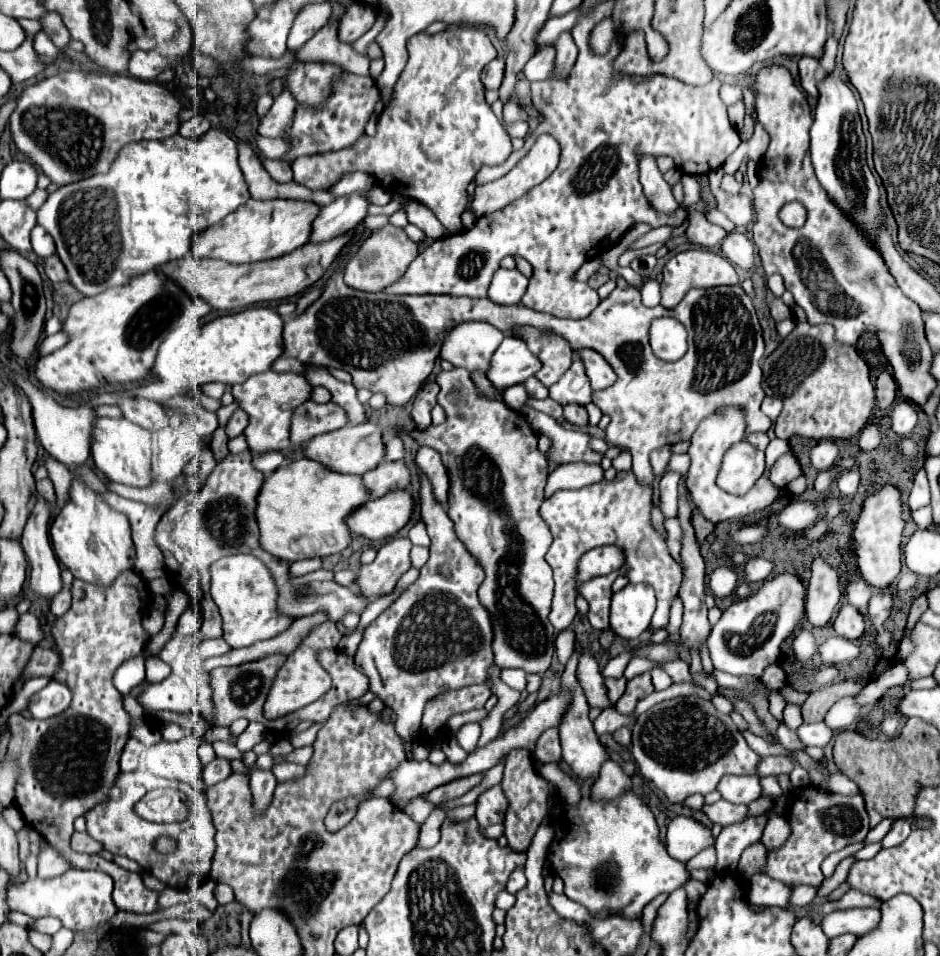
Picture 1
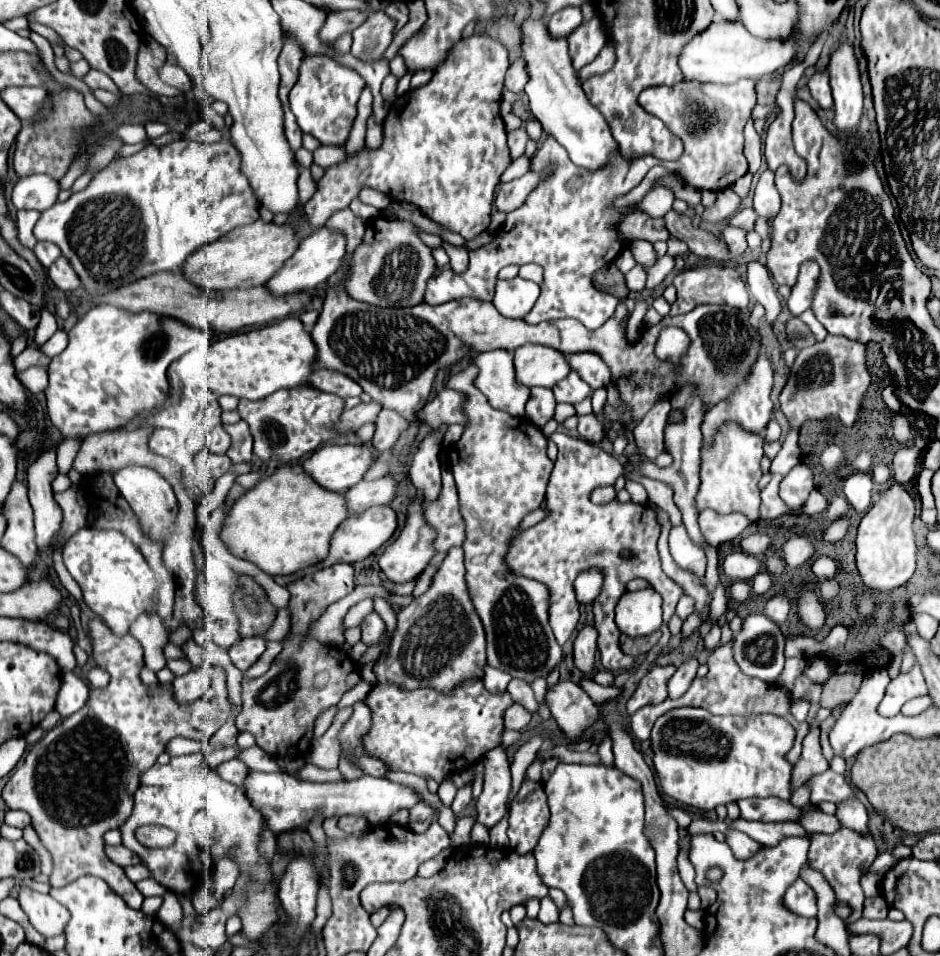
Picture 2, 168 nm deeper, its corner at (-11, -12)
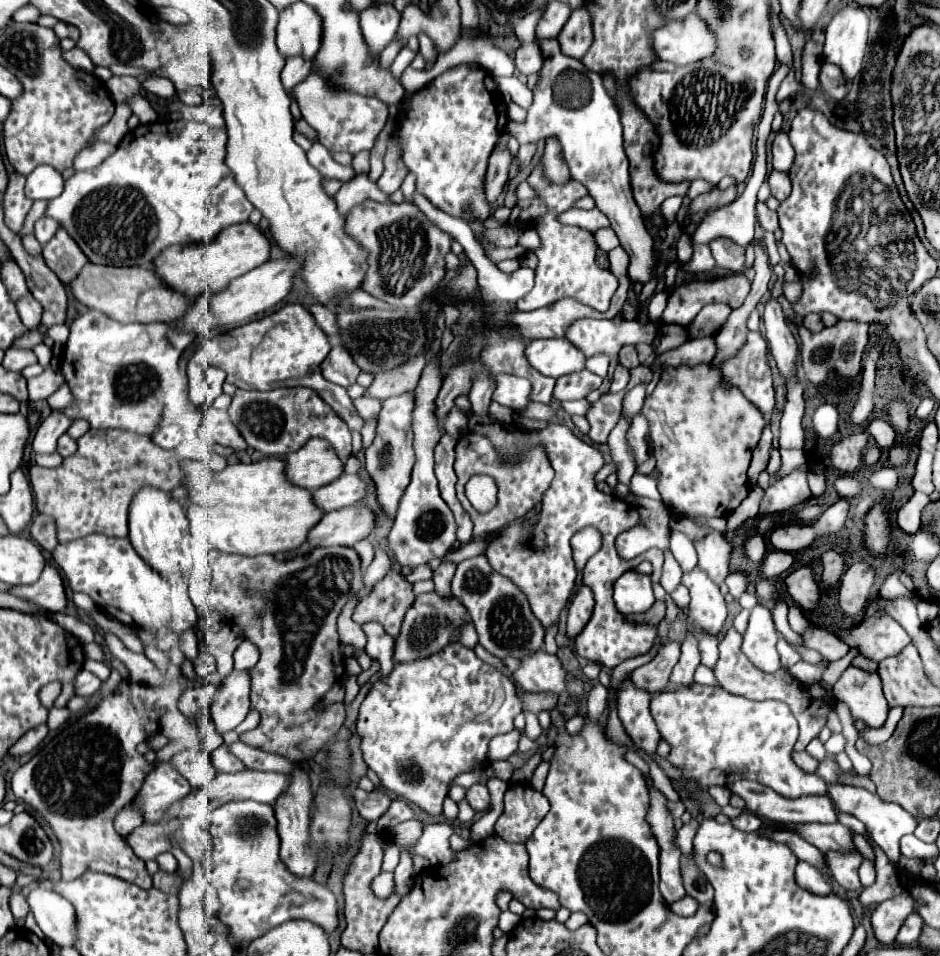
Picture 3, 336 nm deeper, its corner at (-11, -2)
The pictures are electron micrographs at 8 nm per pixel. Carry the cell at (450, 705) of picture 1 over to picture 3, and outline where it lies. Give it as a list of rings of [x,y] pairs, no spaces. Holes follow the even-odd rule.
[[[457,642],[431,658],[397,664],[389,676],[379,678],[369,688],[357,718],[359,746],[363,760],[377,772],[387,790],[401,794],[429,814],[439,814],[451,780],[461,772],[469,772],[475,764],[483,764],[487,760],[489,740],[513,730],[513,718],[521,712],[523,704],[517,698],[513,682],[479,660],[471,648]]]

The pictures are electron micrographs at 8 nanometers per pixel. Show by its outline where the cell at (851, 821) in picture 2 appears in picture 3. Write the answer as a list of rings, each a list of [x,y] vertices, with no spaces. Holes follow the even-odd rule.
[[[871,842],[871,848],[875,852],[875,866],[877,866],[877,880],[873,886],[863,888],[863,892],[859,894],[859,902],[863,906],[873,904],[873,902],[883,902],[891,896],[901,894],[907,888],[907,878],[905,876],[897,876],[897,870],[889,864],[887,856],[881,852],[881,848]]]

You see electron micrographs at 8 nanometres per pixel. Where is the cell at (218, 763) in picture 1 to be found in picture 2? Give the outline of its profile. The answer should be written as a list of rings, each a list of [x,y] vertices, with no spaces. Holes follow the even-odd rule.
[[[229,760],[229,762],[223,762],[215,768],[215,772],[219,774],[219,778],[223,778],[225,782],[231,782],[235,786],[241,786],[241,782],[245,780],[247,776],[247,766],[239,760]]]

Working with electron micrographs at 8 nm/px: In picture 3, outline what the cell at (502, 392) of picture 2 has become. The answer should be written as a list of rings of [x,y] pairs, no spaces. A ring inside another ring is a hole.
[[[495,374],[493,382],[495,382],[495,392],[493,392],[495,402],[517,412],[529,404],[531,382],[527,378],[519,378],[513,374]]]

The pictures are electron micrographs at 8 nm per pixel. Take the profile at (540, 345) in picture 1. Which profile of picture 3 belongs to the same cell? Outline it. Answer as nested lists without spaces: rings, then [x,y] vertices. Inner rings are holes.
[[[579,370],[573,374],[565,374],[561,378],[557,378],[553,396],[557,400],[581,400],[585,398],[589,392],[597,390],[601,386],[603,378],[599,378],[597,374],[589,372],[589,370]]]

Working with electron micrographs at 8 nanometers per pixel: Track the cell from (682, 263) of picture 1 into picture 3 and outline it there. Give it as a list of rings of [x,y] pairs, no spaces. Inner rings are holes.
[[[743,274],[685,282],[669,294],[663,322],[681,326],[689,324],[699,310],[711,302],[725,302],[731,308],[739,308],[749,294],[749,288],[749,280]]]

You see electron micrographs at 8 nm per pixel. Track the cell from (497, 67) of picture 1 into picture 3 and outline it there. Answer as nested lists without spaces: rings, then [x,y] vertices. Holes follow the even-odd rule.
[[[531,42],[531,44],[521,44],[515,52],[515,68],[525,74],[525,76],[531,76],[539,70],[539,66],[543,64],[543,56],[539,54],[539,46],[537,42]]]

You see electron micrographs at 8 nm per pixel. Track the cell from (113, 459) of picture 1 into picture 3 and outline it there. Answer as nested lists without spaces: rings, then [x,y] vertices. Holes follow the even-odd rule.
[[[143,486],[133,496],[129,506],[129,540],[143,560],[151,562],[151,566],[165,574],[171,584],[183,580],[183,574],[191,566],[189,558],[189,520],[185,516],[183,506],[171,498],[169,492],[153,486]]]

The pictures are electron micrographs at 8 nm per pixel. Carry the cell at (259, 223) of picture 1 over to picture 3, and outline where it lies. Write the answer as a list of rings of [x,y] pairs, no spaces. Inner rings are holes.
[[[241,222],[221,230],[211,242],[169,246],[167,252],[159,254],[159,258],[155,258],[153,264],[161,280],[169,284],[173,290],[199,298],[203,294],[217,294],[221,290],[227,290],[227,286],[235,278],[265,264],[269,260],[269,254],[271,254],[271,242],[261,232],[261,228],[251,222]]]

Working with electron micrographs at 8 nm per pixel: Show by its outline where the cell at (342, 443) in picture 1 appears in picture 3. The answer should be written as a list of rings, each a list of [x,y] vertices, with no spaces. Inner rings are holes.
[[[311,438],[295,454],[285,456],[287,478],[307,490],[317,490],[343,474],[343,460],[327,440]]]

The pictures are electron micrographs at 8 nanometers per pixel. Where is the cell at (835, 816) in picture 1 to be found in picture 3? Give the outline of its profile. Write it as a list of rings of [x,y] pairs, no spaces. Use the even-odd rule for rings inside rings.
[[[827,850],[825,854],[827,858],[827,866],[833,874],[833,878],[837,880],[837,884],[841,884],[847,890],[859,890],[861,882],[859,882],[859,866],[863,862],[863,854],[861,852],[837,852],[837,850]]]

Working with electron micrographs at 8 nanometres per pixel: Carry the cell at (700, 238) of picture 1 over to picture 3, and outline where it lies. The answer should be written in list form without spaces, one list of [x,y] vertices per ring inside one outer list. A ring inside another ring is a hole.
[[[757,202],[755,206],[755,218],[757,218],[757,224],[769,232],[775,232],[777,230],[777,214],[771,212],[763,202]]]

